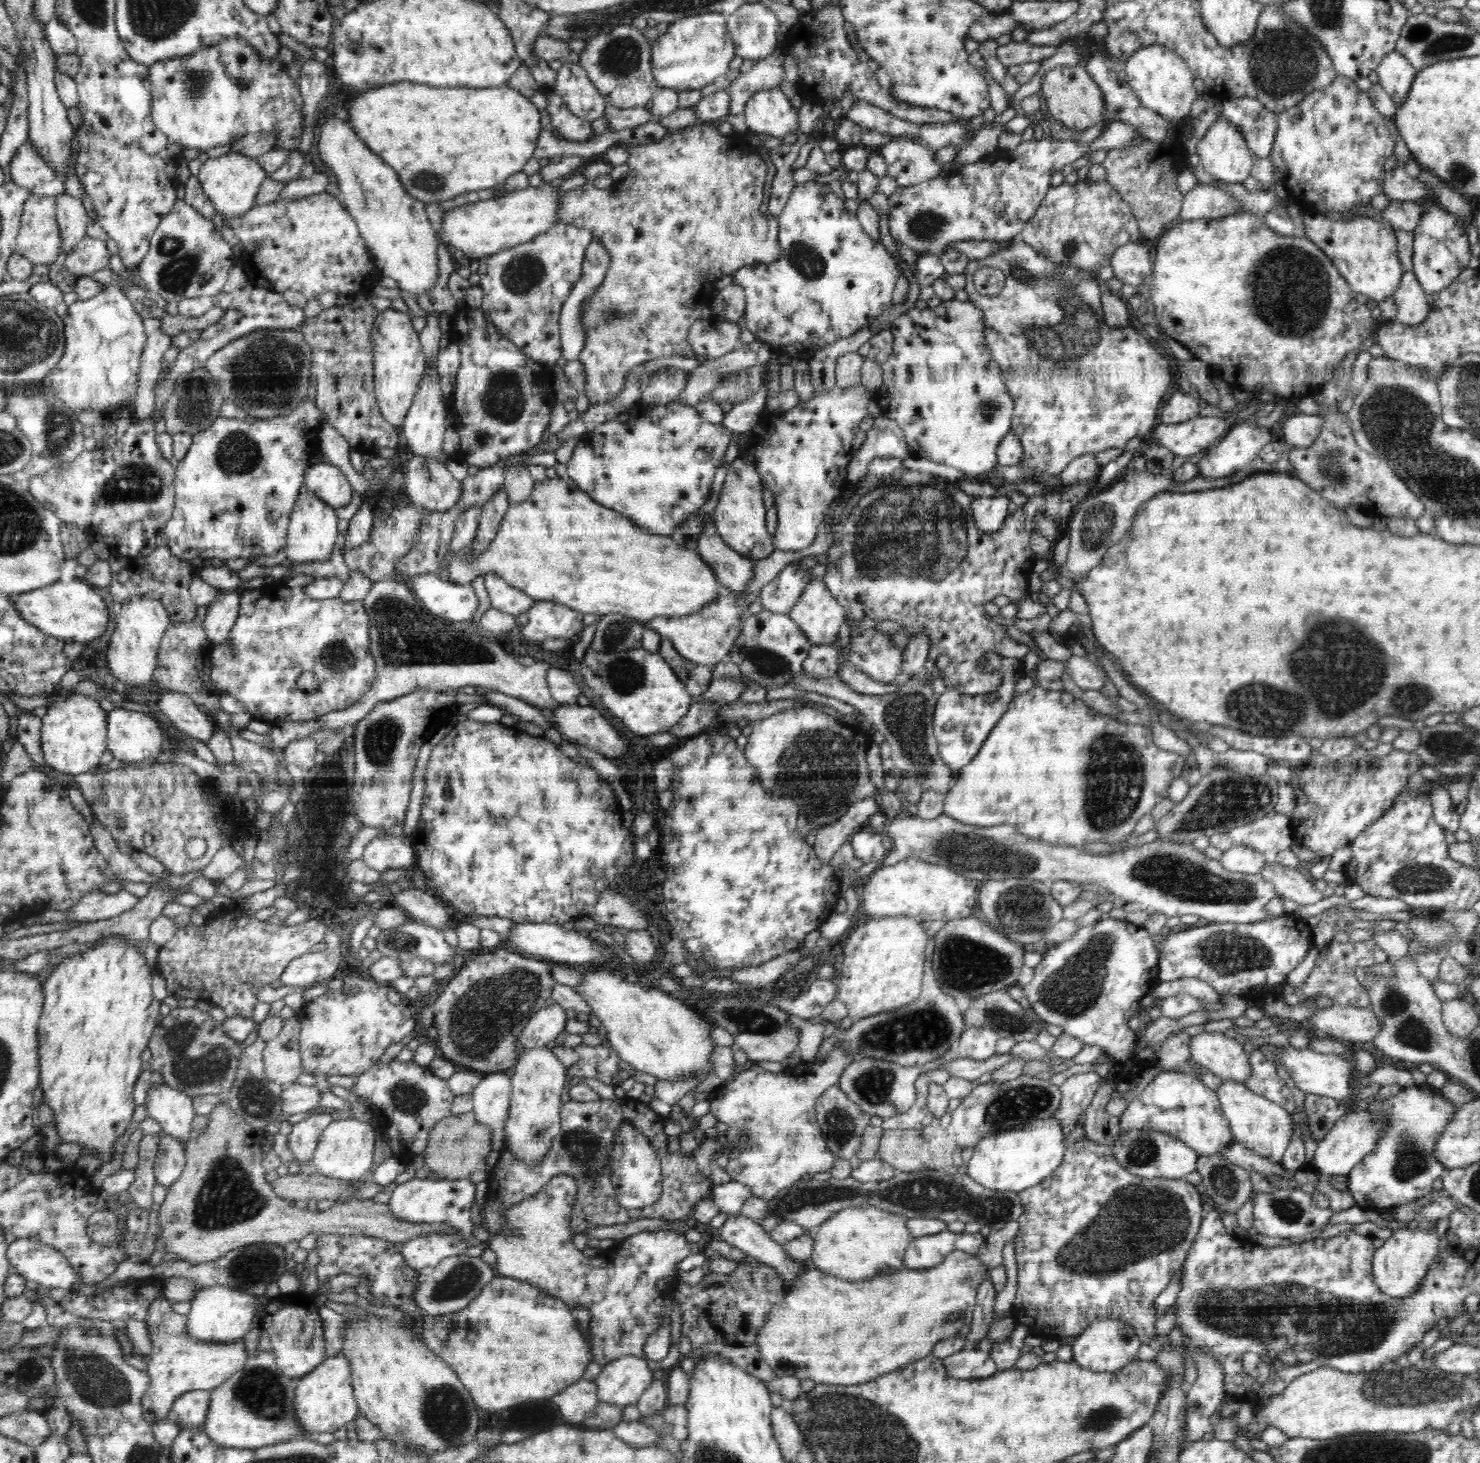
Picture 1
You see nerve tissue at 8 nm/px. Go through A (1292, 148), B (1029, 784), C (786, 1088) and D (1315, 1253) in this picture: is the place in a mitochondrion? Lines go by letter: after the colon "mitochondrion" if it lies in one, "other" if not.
A: other
B: other
C: other
D: other

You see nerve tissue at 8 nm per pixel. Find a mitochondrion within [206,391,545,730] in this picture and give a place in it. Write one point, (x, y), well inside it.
(407, 638)

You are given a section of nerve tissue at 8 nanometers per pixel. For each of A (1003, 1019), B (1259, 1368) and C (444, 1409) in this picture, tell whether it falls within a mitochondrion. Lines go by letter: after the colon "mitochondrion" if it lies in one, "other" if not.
A: mitochondrion
B: mitochondrion
C: mitochondrion

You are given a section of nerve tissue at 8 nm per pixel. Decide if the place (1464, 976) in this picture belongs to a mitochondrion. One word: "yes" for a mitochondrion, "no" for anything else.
no

